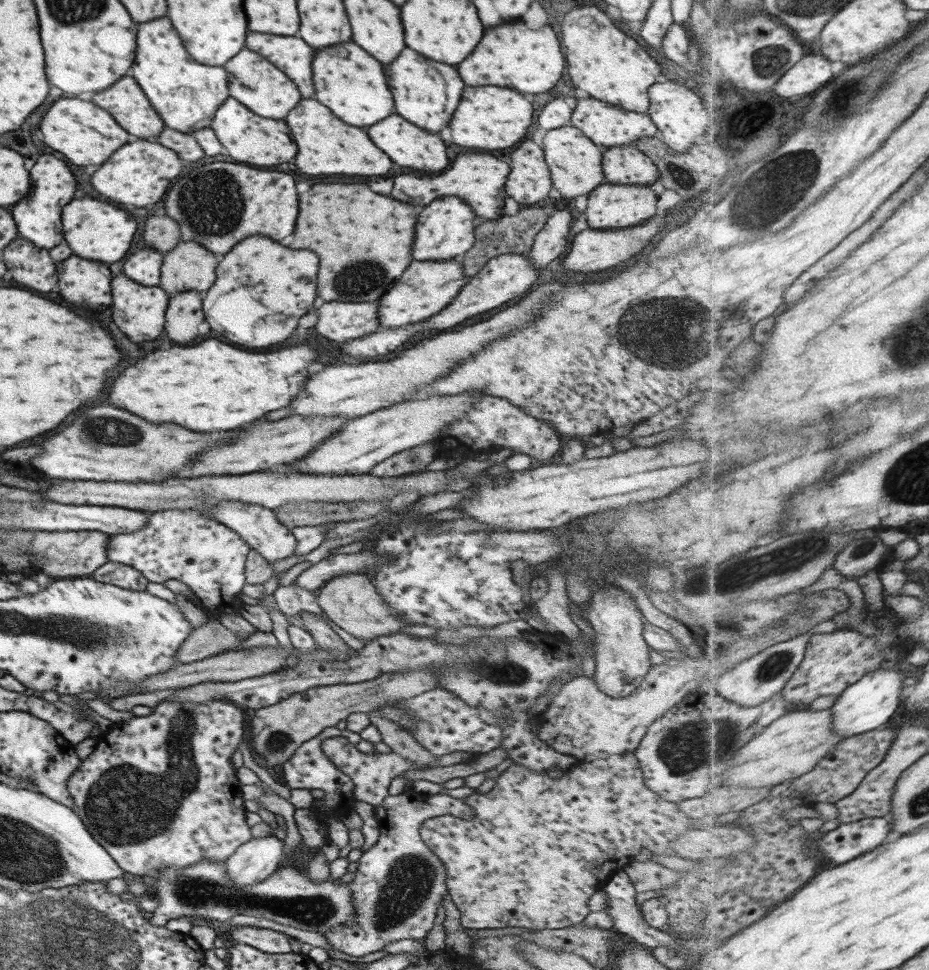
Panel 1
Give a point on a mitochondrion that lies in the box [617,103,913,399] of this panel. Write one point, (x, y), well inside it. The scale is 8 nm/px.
(783, 181)

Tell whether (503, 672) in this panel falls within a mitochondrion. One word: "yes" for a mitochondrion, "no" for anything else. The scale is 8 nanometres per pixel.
yes

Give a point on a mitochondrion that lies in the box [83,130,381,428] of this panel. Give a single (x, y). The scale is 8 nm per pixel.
(206, 202)

